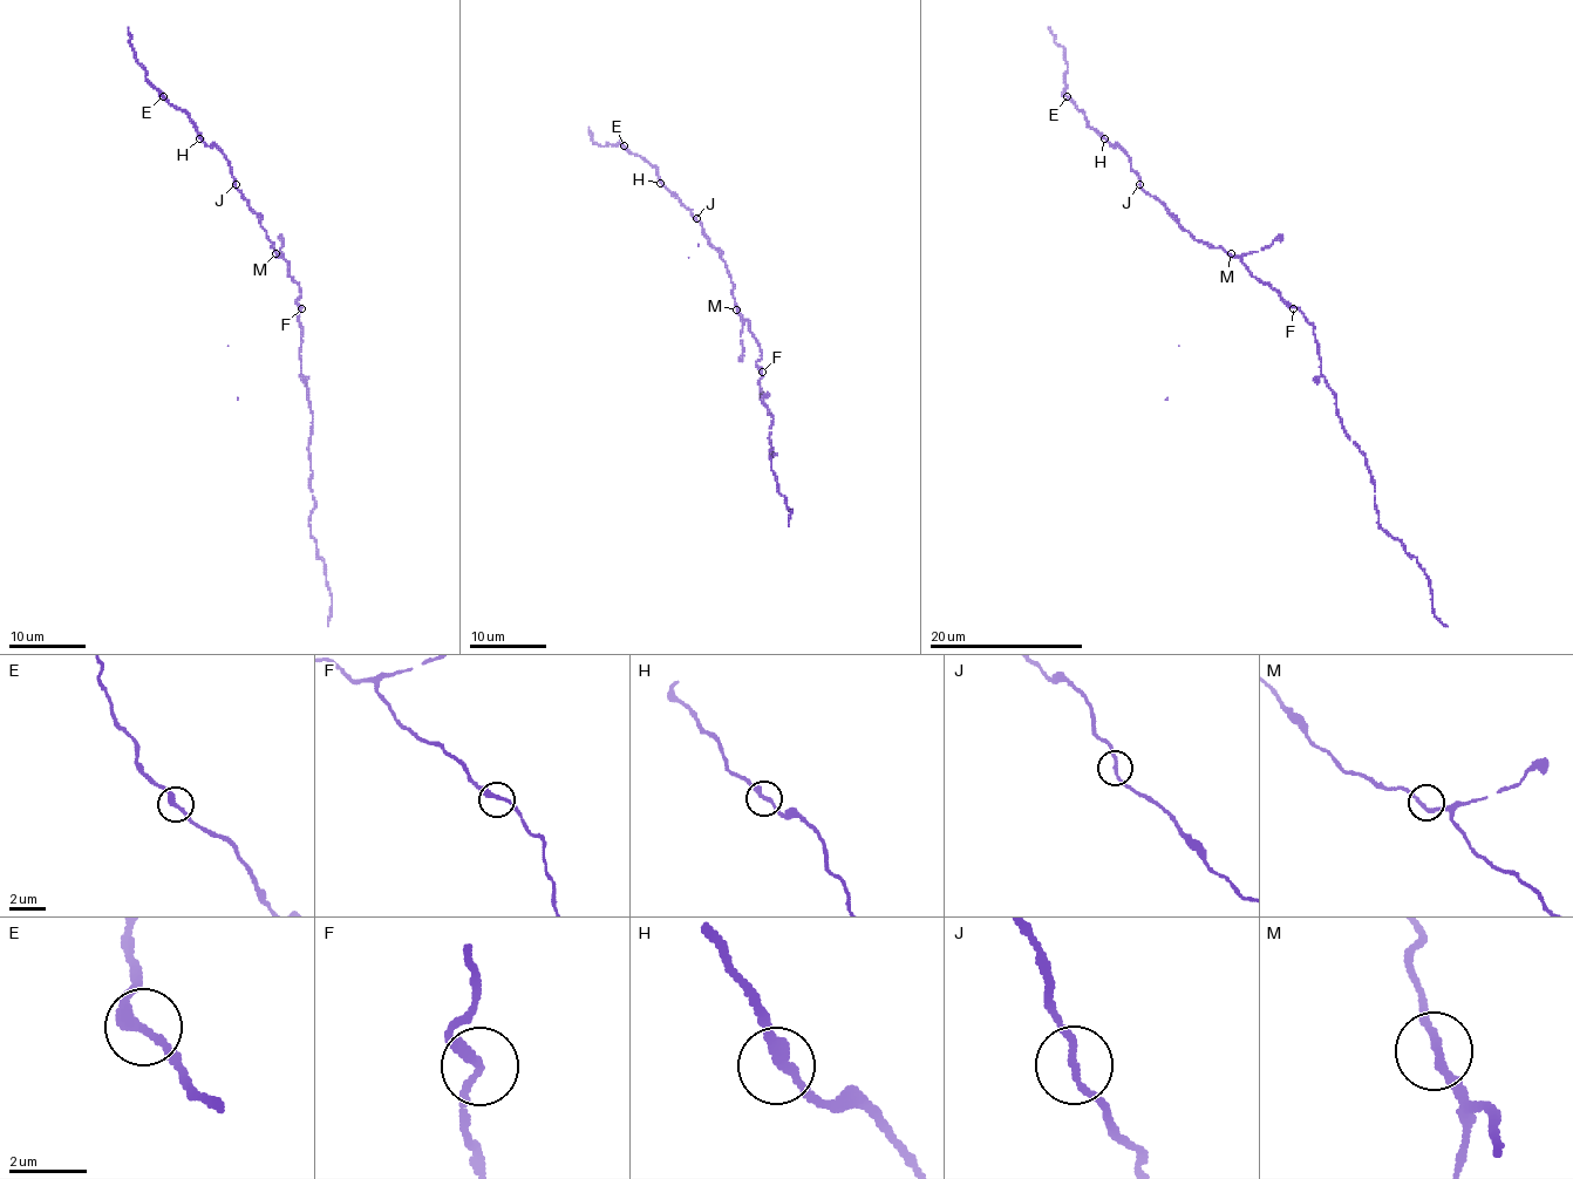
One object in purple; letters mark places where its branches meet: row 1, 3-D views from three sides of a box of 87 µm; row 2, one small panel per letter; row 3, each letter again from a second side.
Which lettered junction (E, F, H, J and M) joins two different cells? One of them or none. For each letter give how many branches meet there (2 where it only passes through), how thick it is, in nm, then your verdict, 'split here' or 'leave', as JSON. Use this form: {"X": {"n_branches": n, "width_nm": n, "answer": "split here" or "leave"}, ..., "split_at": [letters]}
{"E": {"n_branches": 2, "width_nm": 260, "answer": "leave"}, "F": {"n_branches": 2, "width_nm": 240, "answer": "leave"}, "H": {"n_branches": 2, "width_nm": 240, "answer": "leave"}, "J": {"n_branches": 2, "width_nm": 170, "answer": "leave"}, "M": {"n_branches": 2, "width_nm": 200, "answer": "leave"}, "split_at": []}

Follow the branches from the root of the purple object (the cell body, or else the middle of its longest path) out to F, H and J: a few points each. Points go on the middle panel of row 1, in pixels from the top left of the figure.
F: (762, 352), (756, 363), (762, 373)
H: (762, 352), (735, 304), (730, 274), (721, 256), (690, 210), (660, 183)
J: (762, 352), (735, 304), (727, 265), (696, 219)

